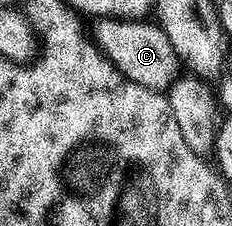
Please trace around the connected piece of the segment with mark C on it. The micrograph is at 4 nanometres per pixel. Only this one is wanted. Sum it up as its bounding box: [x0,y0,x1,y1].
[92,18,180,93]

